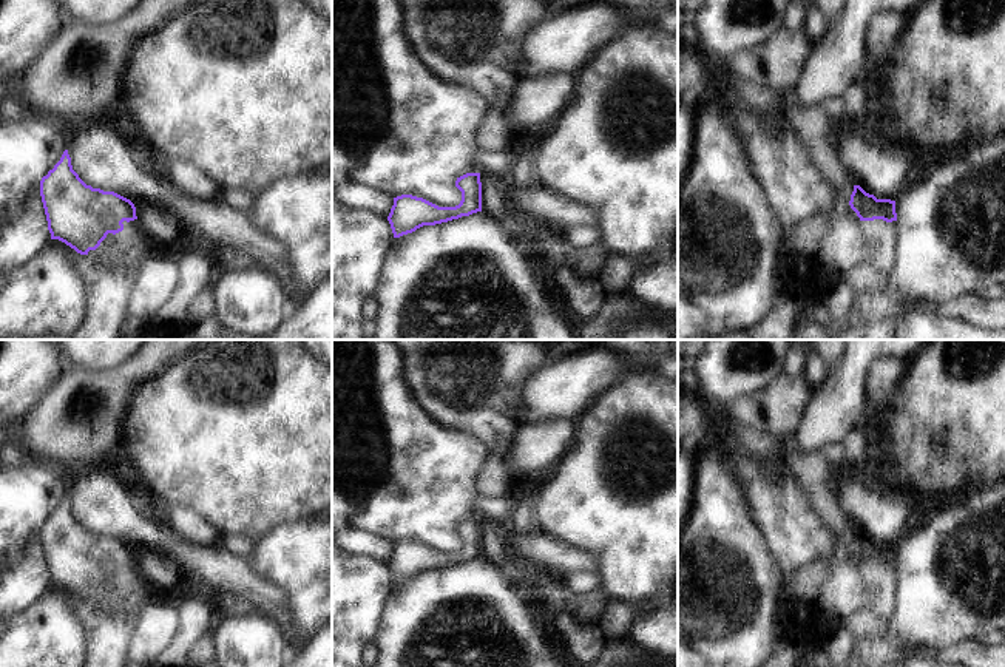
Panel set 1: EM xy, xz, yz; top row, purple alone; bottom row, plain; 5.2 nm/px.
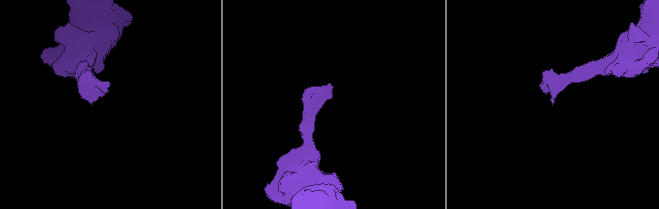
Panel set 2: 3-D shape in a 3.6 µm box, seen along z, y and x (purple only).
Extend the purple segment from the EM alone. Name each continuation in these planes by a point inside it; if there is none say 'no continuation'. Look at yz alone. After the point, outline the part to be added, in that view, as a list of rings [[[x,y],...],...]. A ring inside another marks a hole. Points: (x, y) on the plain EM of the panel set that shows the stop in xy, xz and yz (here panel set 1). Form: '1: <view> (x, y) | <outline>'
1: yz (876, 619) | [[[860,567],[860,573],[868,585],[877,590],[877,594],[868,608],[848,619],[848,627],[857,639],[889,631],[891,616],[897,608],[897,567]]]

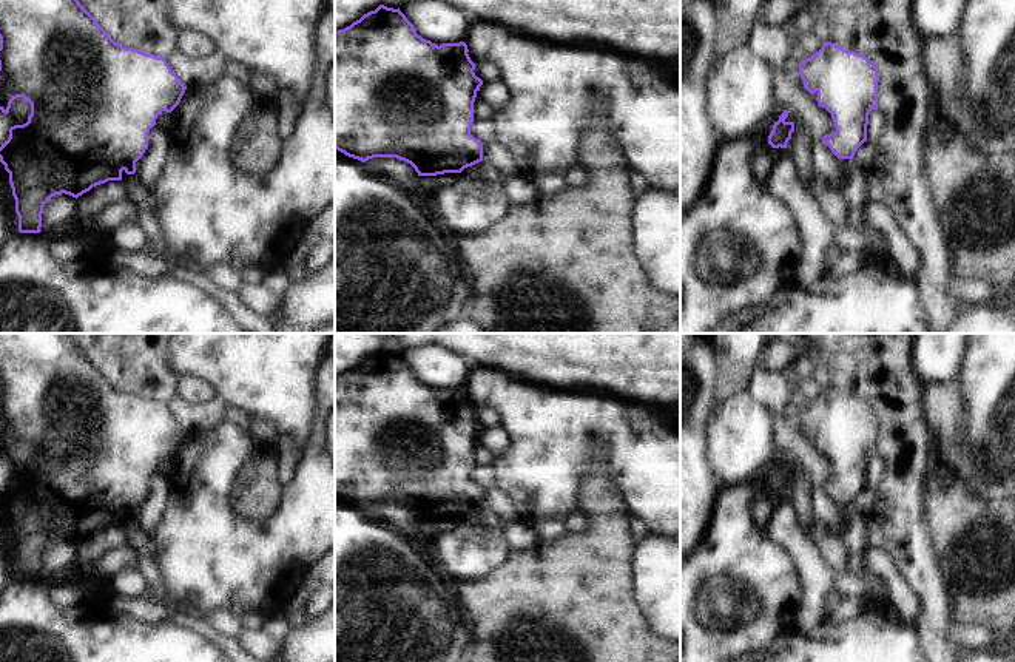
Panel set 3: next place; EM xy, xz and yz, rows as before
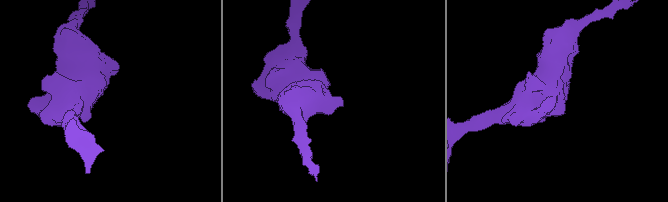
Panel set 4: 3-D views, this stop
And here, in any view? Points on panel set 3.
no continuation

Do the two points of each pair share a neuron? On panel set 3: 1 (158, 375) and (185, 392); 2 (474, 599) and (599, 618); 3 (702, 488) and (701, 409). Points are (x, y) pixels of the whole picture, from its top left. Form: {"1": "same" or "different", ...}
{"1": "different", "2": "same", "3": "same"}

